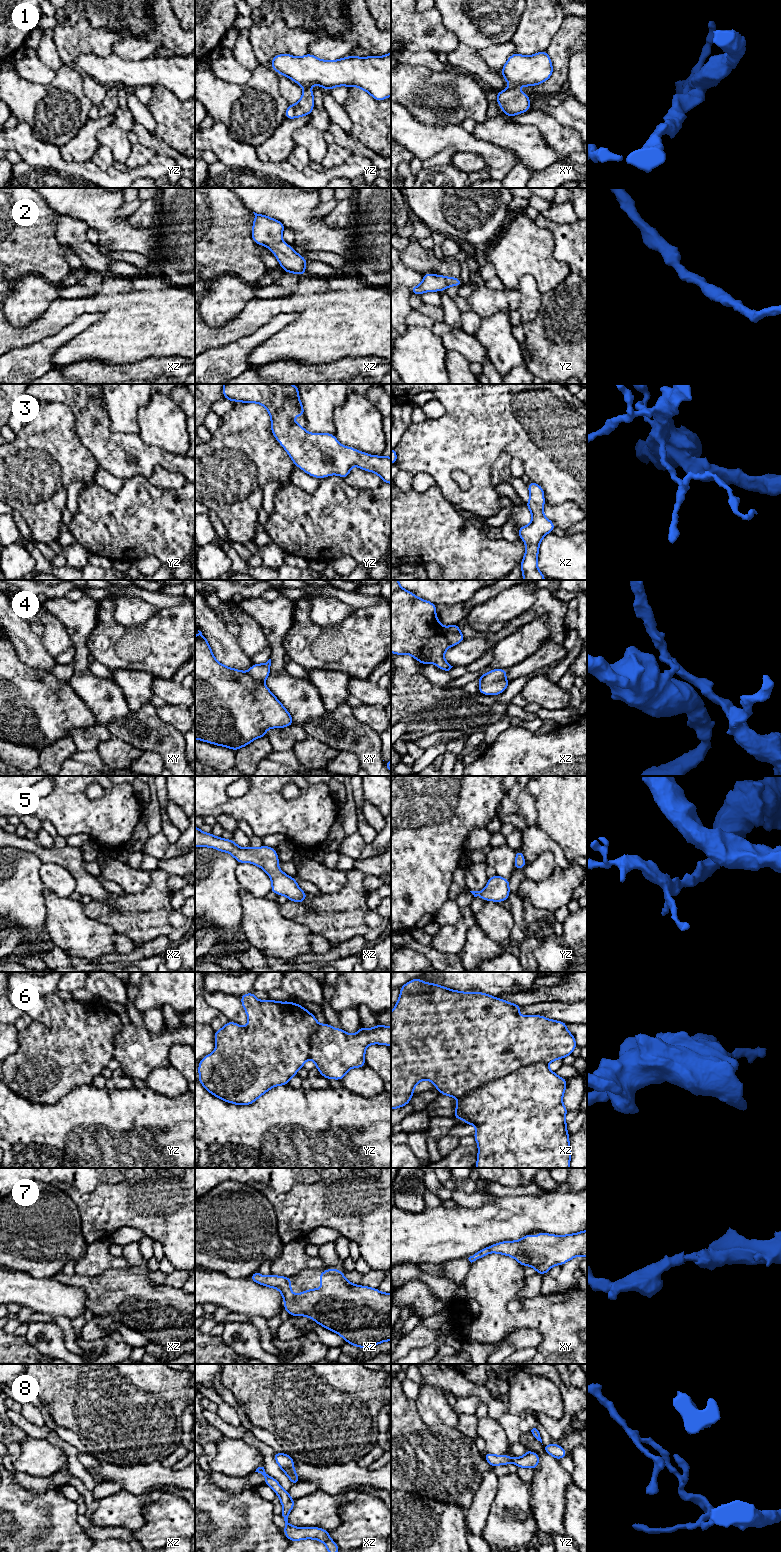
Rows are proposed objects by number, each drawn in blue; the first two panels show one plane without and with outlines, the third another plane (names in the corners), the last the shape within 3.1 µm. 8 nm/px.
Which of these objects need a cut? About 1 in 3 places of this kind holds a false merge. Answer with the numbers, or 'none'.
1, 4, 8

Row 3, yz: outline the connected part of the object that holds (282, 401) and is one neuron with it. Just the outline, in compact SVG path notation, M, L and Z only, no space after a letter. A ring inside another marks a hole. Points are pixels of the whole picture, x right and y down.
M224 384L222 389L225 399L232 402L259 403L263 405L271 417L271 430L277 441L289 454L294 464L310 476L328 477L333 474L346 478L353 465L360 469L374 472L383 482L391 484L391 457L374 456L357 451L352 447L344 447L335 435L328 433L308 433L292 416L305 416L303 405L299 399L298 385L290 384Z

